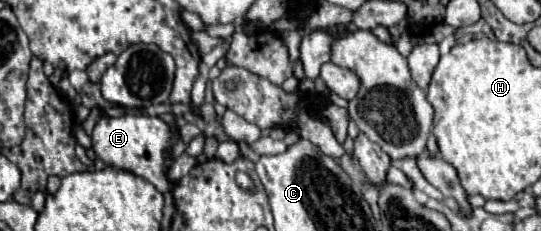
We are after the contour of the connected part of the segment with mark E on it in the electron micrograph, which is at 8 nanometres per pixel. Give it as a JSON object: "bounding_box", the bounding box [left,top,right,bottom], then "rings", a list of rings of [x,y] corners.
{"bounding_box":[92,114,176,192],"rings":[[[122,114],[116,118],[102,116],[92,132],[92,148],[100,160],[146,178],[160,192],[166,192],[170,188],[162,172],[162,166],[164,166],[164,152],[172,148],[174,142],[176,140],[172,138],[170,124],[166,124],[158,116],[142,116],[142,114]]]}

